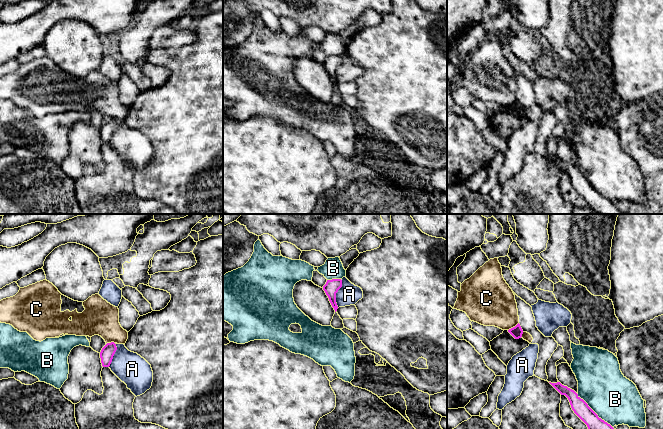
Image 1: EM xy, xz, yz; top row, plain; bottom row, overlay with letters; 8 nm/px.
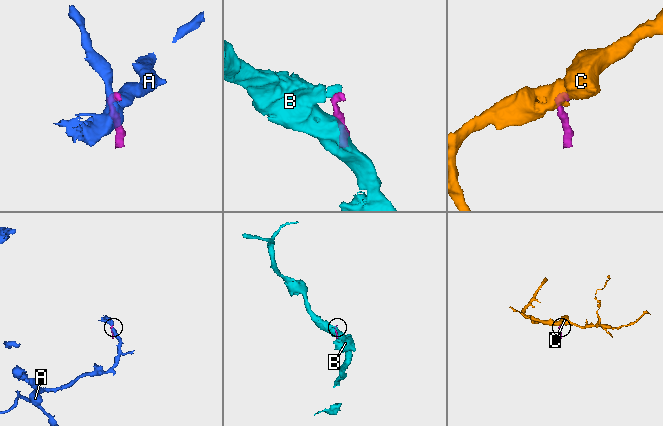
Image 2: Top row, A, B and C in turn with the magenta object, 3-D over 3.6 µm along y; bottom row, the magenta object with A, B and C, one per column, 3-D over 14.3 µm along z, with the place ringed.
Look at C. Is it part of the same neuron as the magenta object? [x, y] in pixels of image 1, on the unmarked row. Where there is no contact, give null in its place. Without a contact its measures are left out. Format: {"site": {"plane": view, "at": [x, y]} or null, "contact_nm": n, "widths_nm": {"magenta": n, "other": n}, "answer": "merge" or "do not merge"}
{"site": {"plane": "yz", "at": [513, 103]}, "contact_nm": 110, "widths_nm": {"magenta": 90, "other": 360}, "answer": "do not merge"}

